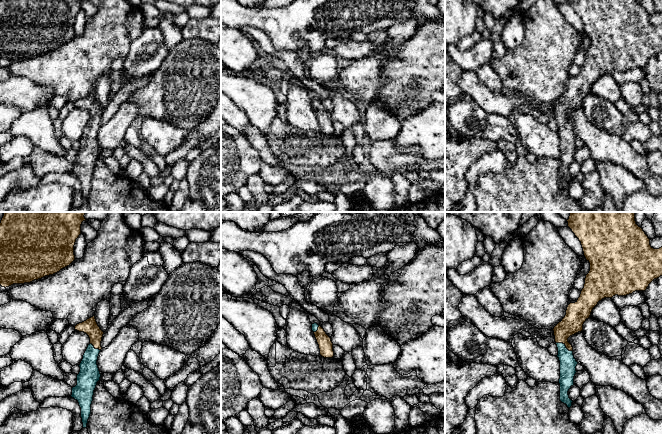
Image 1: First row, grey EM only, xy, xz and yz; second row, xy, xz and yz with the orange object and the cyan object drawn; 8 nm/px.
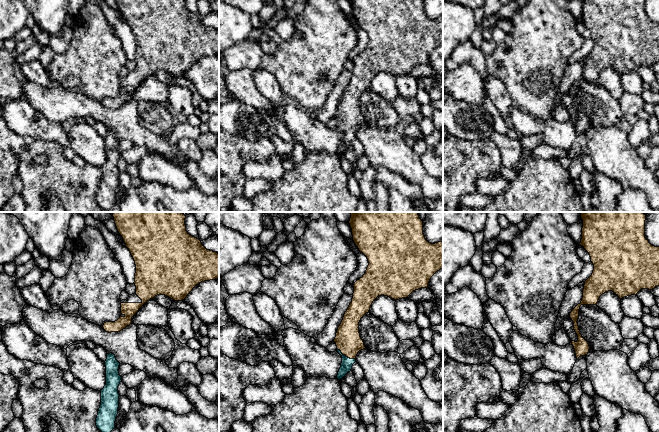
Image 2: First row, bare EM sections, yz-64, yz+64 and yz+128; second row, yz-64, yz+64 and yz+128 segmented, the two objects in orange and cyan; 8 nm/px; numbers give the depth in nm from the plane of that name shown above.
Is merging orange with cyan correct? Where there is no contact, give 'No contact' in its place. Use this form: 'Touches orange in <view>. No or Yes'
Touches orange in yz. Yes

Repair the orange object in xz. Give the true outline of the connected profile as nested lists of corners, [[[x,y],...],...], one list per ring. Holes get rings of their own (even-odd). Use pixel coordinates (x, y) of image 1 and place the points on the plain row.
[[[317,99],[312,100],[312,107],[319,121],[320,131],[324,134],[333,134],[333,119],[324,105]]]

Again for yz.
[[[568,0],[568,3],[581,18],[584,32],[590,39],[580,73],[568,81],[565,93],[553,105],[560,137],[560,177],[570,185],[573,177],[568,167],[574,161],[578,138],[568,114],[583,107],[584,98],[602,75],[645,67],[654,55],[662,52],[662,23],[652,24],[650,15],[637,0]]]

